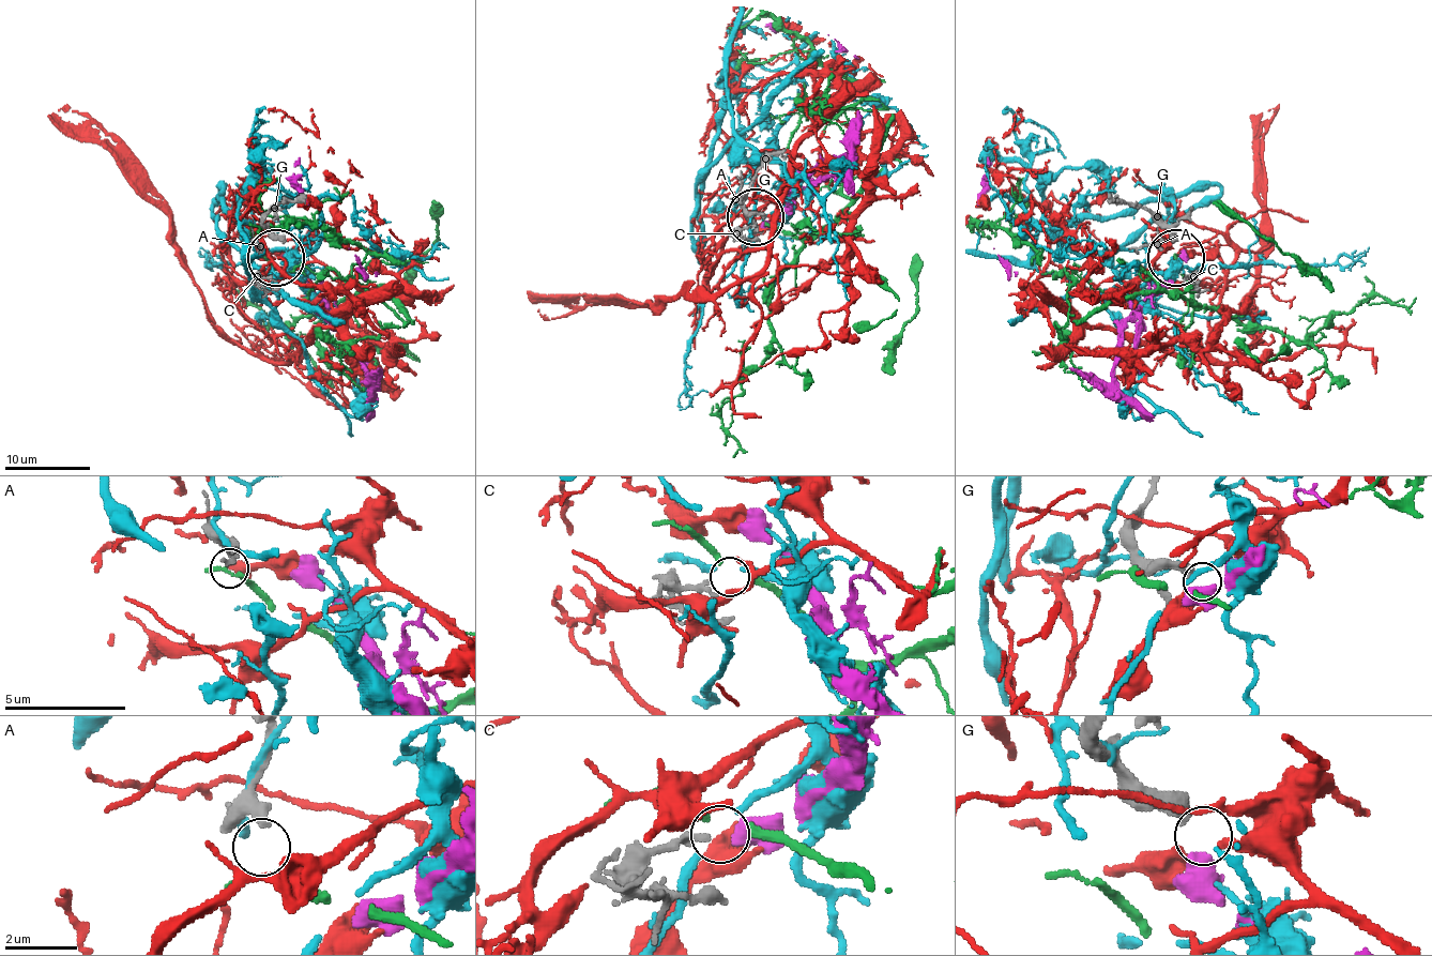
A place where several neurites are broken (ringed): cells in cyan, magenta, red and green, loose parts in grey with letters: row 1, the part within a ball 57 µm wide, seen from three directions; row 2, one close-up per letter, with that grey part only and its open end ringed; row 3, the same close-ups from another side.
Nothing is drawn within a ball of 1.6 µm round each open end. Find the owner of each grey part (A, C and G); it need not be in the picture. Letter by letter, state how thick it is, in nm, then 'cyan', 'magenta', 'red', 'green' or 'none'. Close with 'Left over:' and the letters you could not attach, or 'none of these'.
A: 360 nm | green
C: 240 nm | none
G: 480 nm | magenta
Left over: C

